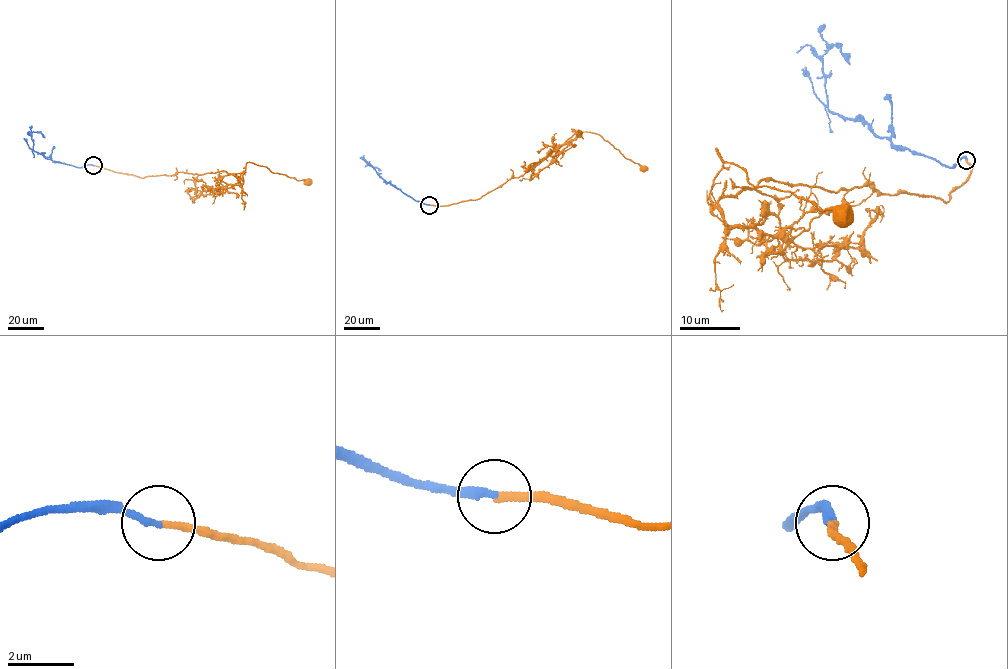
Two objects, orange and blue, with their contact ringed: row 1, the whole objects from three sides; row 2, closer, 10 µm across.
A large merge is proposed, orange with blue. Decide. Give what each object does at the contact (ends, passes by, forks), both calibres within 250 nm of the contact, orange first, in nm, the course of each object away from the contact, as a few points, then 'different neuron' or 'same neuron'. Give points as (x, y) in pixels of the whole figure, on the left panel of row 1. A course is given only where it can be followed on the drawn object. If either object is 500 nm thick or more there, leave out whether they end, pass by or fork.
orange ends | blue ends | 220/240 nm | orange via (93, 165), (144, 177), (226, 171), (243, 179), (246, 164), (251, 162), (307, 181) | blue via (93, 165), (80, 167), (47, 159), (33, 149), (31, 133), (40, 132), (44, 138) | same neuron

